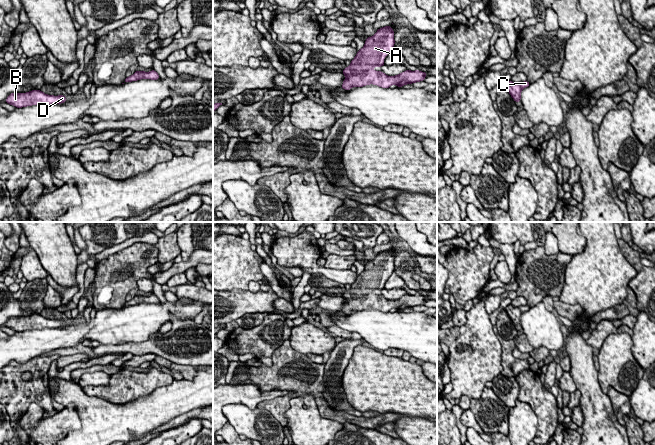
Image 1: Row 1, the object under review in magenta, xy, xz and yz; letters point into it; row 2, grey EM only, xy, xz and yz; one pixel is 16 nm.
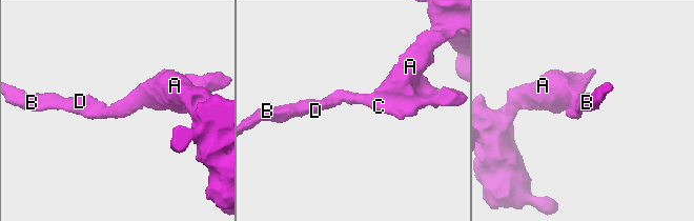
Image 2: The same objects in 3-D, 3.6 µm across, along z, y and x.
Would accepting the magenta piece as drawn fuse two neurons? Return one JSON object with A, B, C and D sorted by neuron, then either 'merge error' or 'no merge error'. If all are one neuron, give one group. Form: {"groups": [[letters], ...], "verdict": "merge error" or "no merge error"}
{"groups": [["A", "B", "C", "D"]], "verdict": "no merge error"}

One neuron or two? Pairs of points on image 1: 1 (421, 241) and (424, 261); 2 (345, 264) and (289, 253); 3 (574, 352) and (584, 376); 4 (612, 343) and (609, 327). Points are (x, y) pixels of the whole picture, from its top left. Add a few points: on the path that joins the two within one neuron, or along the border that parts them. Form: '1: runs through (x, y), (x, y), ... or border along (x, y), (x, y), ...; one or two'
1: border along (416, 253), (426, 256); two
2: border along (323, 266), (329, 269), (347, 270); two
3: runs through (580, 358), (583, 370); one
4: border along (617, 332), (612, 332), (605, 339), (598, 354); two

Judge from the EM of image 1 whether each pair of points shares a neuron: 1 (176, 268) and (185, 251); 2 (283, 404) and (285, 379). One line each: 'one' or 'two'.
1: two
2: one

